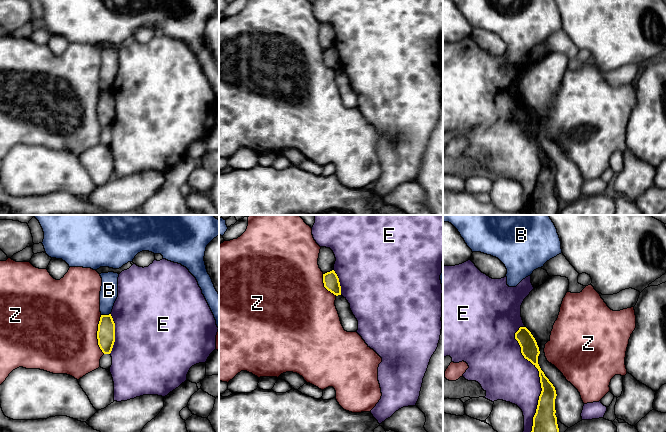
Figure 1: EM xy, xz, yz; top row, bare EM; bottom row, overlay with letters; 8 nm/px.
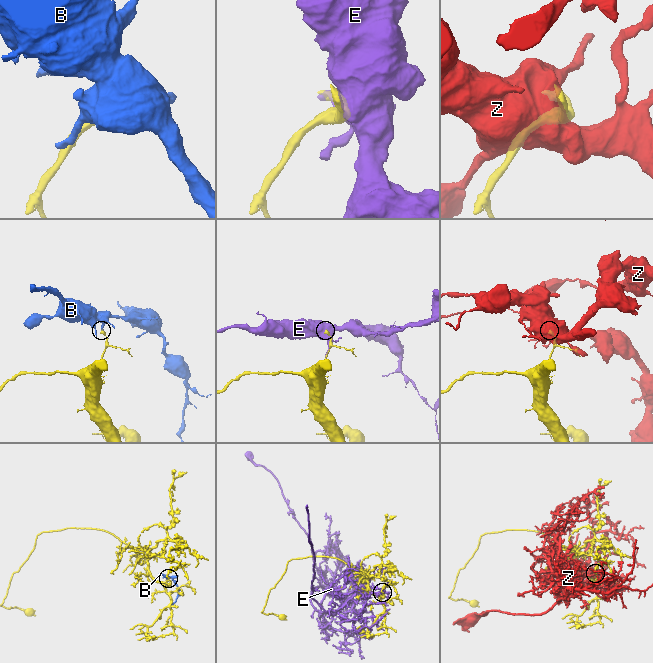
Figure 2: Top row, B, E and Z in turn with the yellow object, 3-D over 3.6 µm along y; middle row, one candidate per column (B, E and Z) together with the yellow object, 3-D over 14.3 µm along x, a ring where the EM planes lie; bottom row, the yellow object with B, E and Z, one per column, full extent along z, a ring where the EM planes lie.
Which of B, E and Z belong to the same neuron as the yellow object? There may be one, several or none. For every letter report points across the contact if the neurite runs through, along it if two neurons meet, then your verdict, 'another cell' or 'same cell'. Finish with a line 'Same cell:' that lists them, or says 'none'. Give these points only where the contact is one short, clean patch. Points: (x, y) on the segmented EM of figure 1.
B: another cell
E: another cell
Z: another cell
Same cell: none

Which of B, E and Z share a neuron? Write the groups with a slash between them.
B / E / Z

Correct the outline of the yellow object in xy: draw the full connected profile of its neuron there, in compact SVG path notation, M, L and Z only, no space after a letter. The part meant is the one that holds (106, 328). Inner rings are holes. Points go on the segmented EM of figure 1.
M111 314L101 315L97 331L98 345L104 354L110 354L115 342L115 323Z

